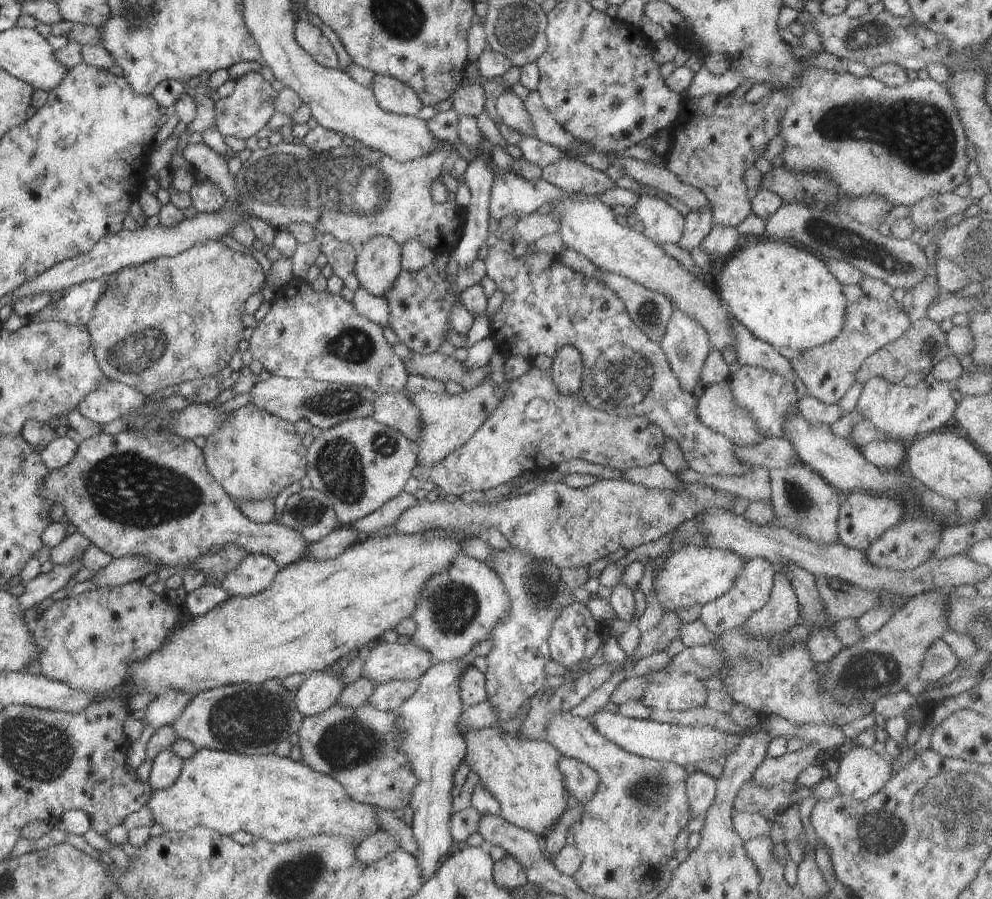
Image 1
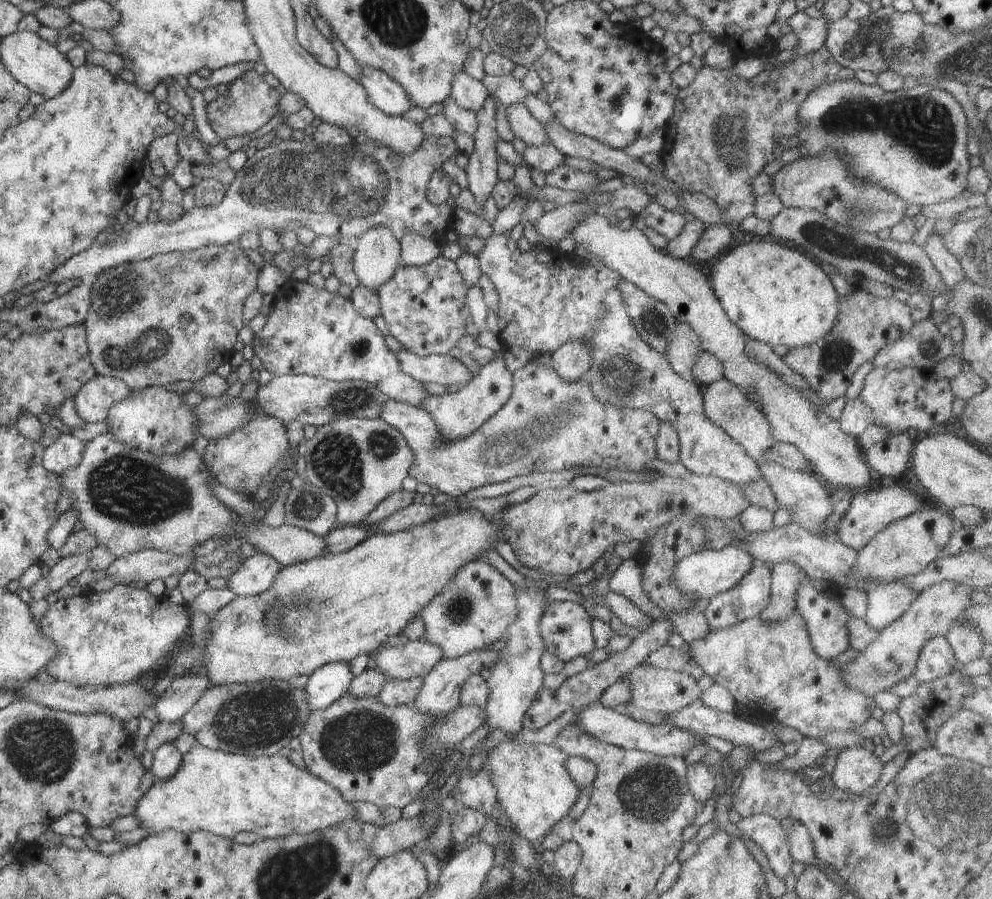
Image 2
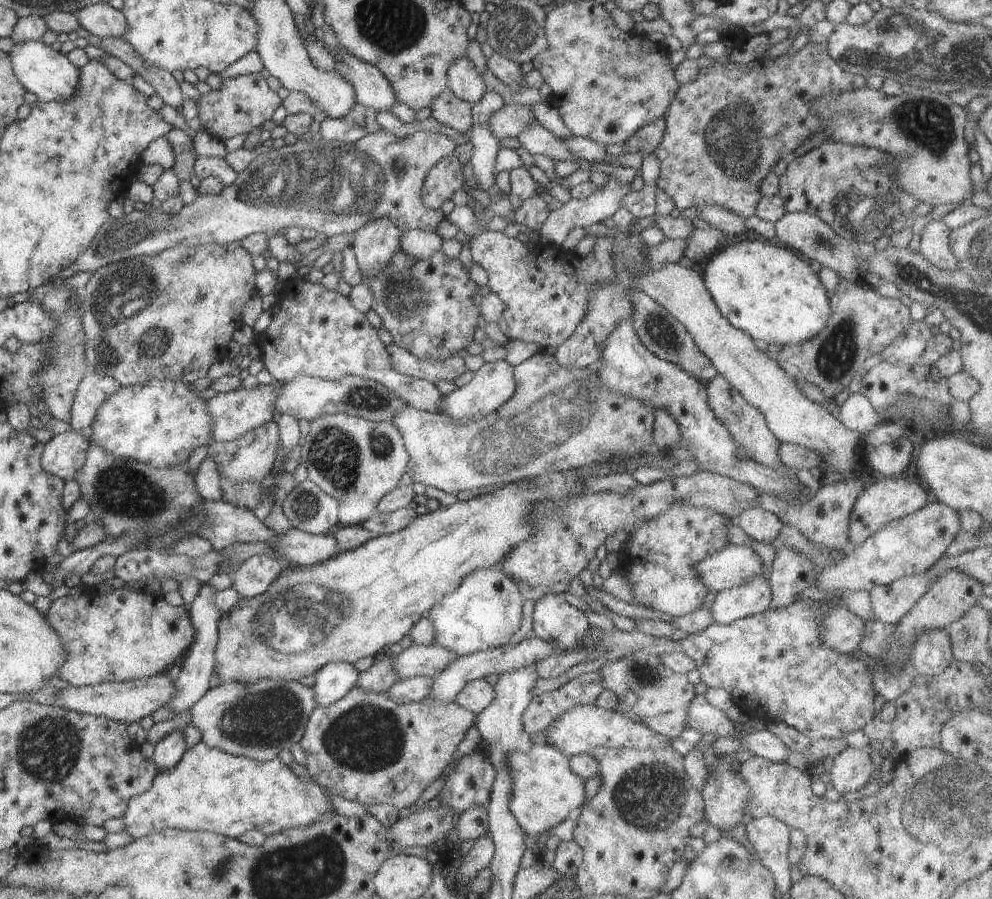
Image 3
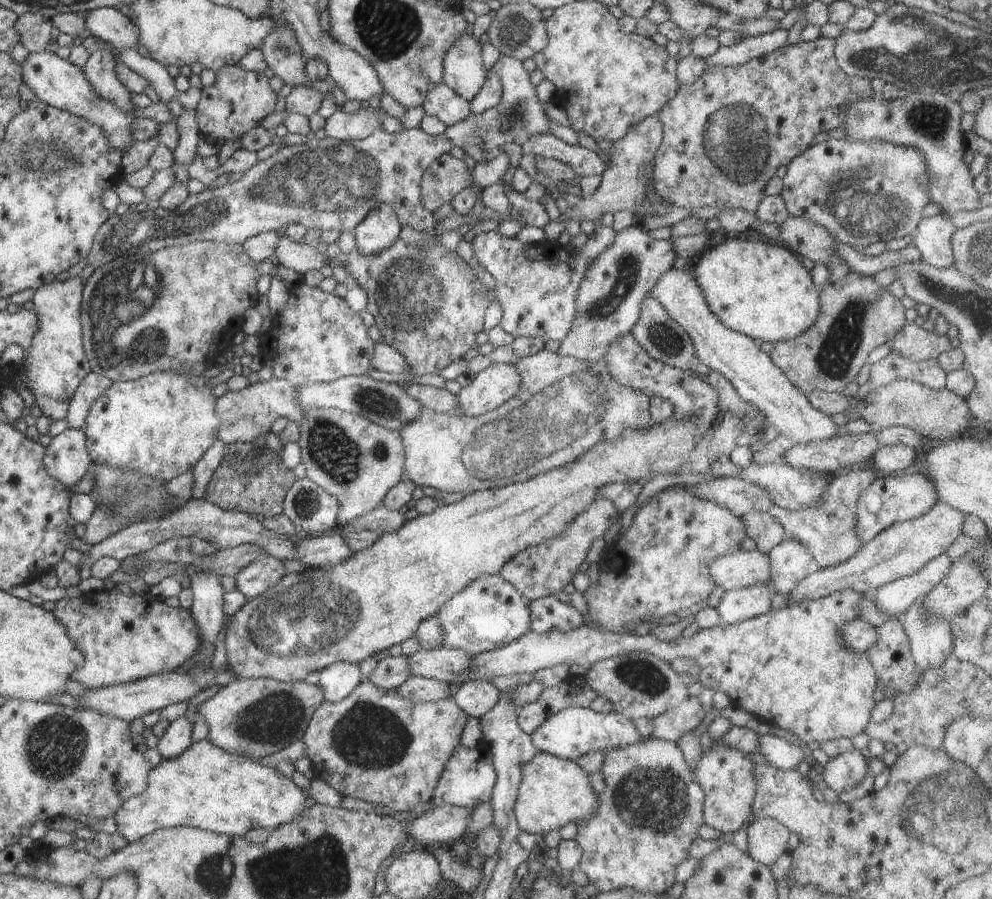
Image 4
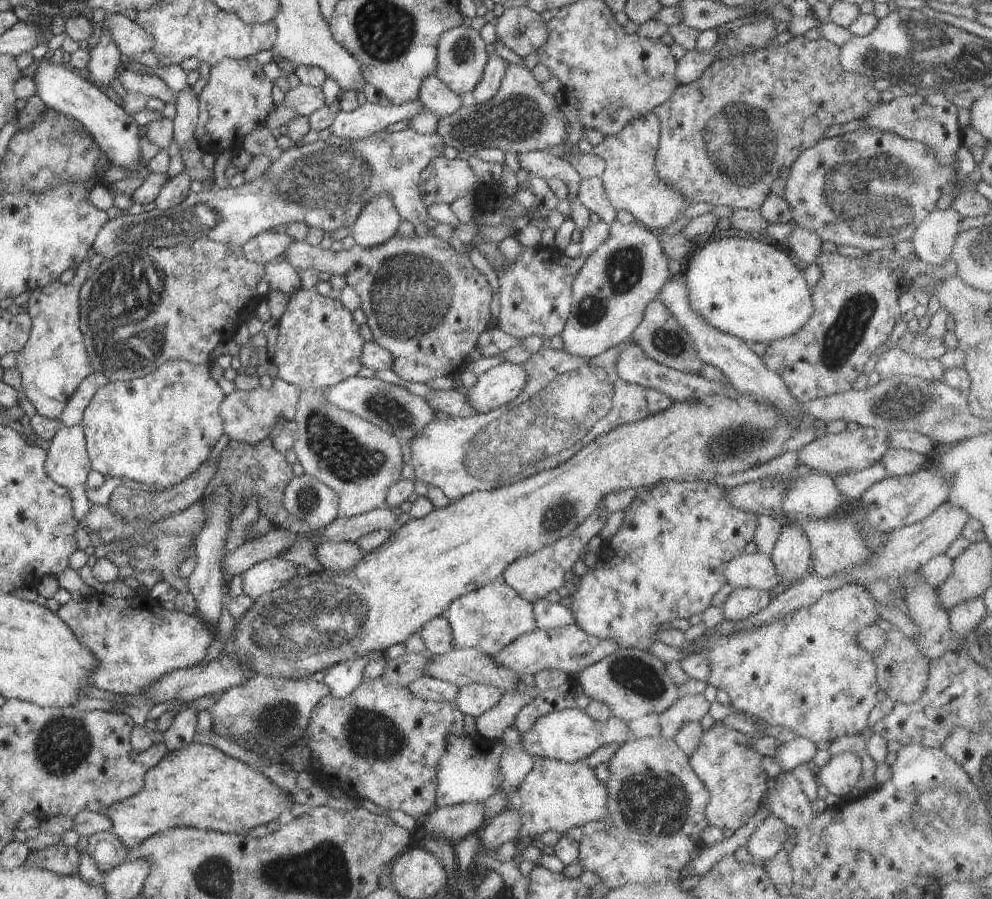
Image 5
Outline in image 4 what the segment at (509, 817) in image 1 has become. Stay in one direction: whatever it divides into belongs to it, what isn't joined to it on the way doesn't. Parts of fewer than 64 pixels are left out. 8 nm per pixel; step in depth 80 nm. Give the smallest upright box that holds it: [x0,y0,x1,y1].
[513,751,599,834]

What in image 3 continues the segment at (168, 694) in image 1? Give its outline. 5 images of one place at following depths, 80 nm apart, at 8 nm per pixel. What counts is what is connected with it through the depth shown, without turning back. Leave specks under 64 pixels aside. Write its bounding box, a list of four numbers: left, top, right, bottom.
[167,583,221,713]

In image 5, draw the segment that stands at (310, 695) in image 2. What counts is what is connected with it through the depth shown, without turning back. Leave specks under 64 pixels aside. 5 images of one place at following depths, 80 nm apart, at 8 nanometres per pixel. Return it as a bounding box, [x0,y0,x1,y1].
[323,653,373,698]

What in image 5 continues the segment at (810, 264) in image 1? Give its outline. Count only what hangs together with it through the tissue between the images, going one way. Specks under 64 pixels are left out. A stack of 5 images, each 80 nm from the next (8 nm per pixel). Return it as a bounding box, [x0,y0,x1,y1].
[681,236,813,344]

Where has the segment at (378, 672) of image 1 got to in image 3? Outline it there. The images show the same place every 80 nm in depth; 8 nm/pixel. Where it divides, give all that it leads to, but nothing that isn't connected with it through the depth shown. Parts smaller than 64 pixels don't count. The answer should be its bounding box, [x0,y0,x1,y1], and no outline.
[381,643,459,679]

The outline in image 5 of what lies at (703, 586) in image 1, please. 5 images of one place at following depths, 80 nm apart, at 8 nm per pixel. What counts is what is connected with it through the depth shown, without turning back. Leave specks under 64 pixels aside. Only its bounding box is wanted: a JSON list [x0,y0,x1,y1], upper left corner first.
[723,551,781,591]

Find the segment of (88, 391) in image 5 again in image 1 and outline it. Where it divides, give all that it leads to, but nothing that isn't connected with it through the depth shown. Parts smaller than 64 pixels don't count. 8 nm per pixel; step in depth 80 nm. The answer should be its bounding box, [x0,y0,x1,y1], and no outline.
[76,380,146,425]

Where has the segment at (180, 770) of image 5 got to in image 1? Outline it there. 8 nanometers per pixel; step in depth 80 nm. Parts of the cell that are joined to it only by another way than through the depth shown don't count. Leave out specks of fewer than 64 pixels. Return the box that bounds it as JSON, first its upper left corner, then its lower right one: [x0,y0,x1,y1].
[145,749,378,843]

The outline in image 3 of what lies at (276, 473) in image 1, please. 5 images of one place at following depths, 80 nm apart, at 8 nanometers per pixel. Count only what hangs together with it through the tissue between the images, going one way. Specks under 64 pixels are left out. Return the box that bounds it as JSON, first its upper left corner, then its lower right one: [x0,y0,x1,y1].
[207,420,281,483]

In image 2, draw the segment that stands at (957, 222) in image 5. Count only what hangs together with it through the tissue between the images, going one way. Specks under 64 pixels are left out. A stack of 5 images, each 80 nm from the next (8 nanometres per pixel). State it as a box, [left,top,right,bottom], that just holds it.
[922,233,965,289]

